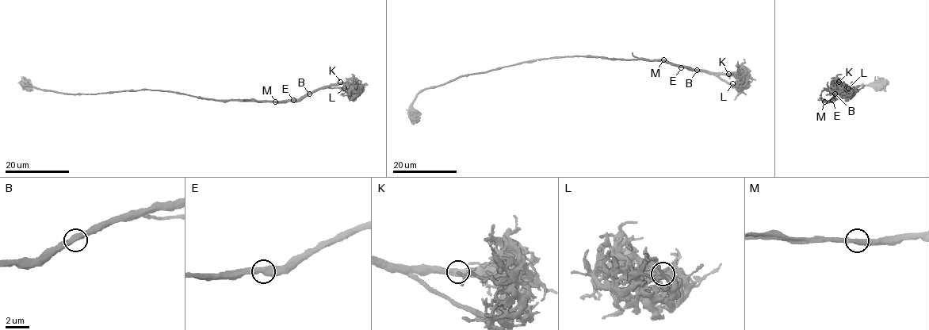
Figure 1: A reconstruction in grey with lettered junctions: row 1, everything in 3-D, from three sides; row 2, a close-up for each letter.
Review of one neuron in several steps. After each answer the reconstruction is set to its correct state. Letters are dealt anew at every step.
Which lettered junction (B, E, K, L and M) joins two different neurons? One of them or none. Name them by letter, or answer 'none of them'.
none of them

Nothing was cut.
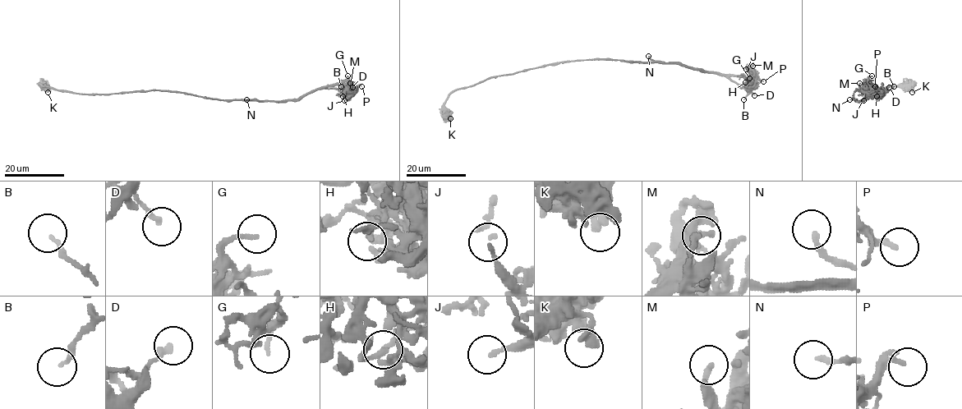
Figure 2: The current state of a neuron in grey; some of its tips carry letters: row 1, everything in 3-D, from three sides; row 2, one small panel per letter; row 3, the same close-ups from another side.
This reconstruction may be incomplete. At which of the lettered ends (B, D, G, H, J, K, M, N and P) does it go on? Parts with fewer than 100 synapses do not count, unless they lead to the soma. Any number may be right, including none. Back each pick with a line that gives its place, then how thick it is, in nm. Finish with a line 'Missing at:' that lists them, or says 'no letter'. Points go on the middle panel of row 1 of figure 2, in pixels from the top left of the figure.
N: Place: (648, 56). Thickness 200 nm
Missing at: N

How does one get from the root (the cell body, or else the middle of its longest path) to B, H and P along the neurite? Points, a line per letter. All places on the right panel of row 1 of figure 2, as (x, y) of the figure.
B: (853, 94), (854, 98), (860, 101), (870, 88), (889, 90), (894, 86)
H: (853, 94), (854, 98), (860, 101), (870, 88), (880, 88), (876, 96)
P: (853, 94), (854, 98), (860, 101), (869, 89), (869, 85), (872, 88), (875, 86)

